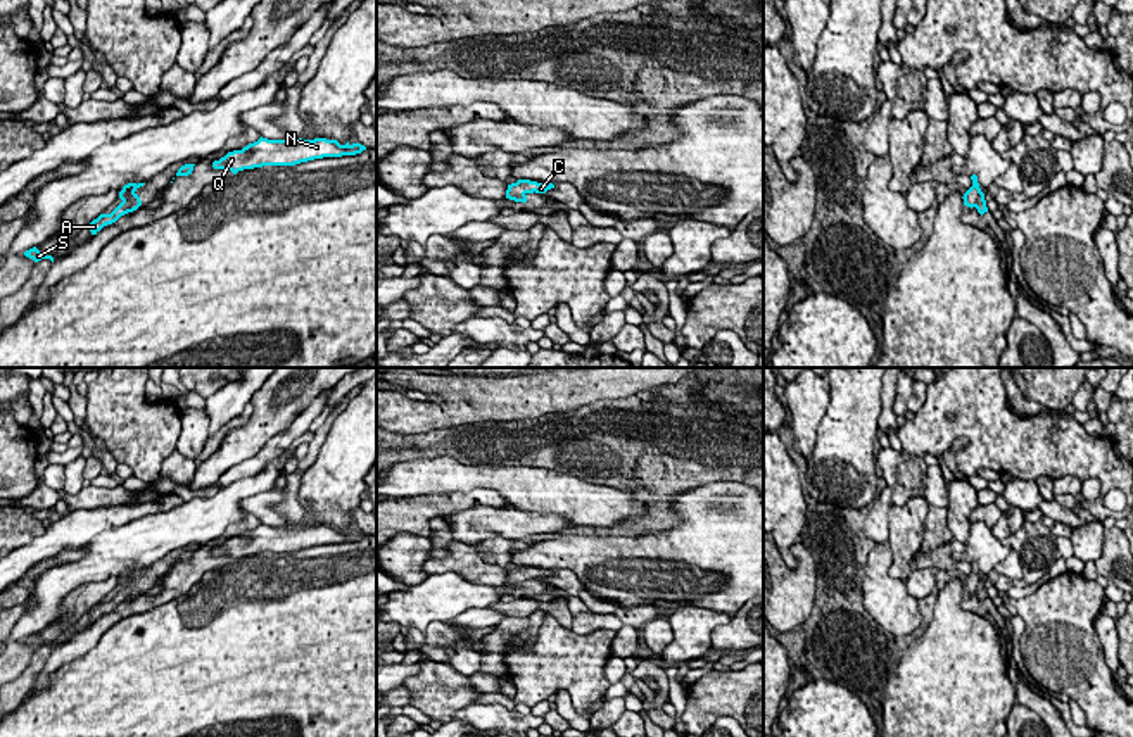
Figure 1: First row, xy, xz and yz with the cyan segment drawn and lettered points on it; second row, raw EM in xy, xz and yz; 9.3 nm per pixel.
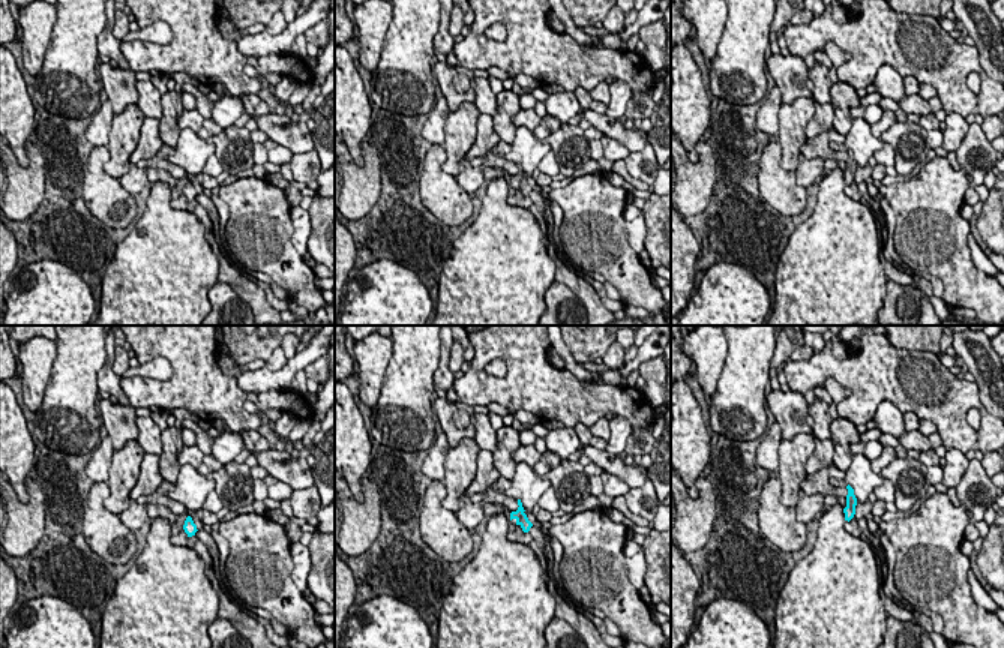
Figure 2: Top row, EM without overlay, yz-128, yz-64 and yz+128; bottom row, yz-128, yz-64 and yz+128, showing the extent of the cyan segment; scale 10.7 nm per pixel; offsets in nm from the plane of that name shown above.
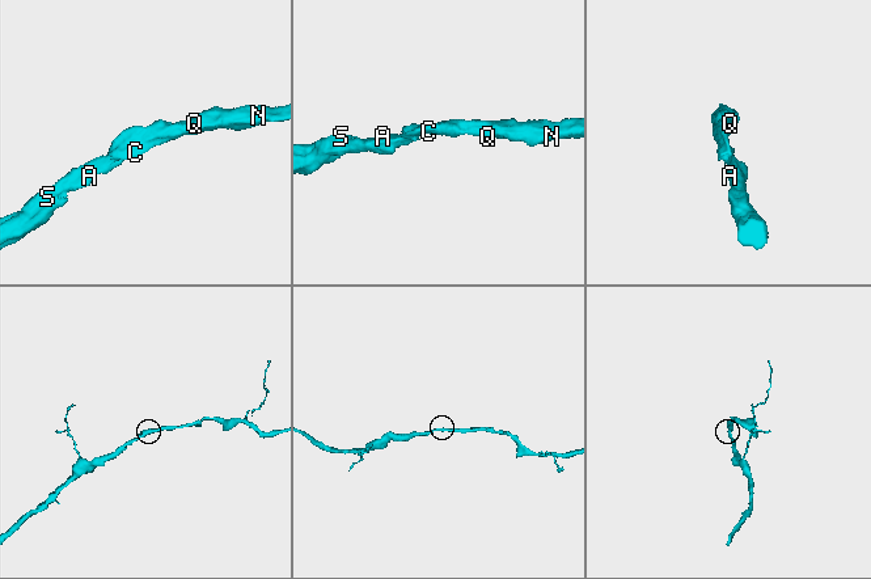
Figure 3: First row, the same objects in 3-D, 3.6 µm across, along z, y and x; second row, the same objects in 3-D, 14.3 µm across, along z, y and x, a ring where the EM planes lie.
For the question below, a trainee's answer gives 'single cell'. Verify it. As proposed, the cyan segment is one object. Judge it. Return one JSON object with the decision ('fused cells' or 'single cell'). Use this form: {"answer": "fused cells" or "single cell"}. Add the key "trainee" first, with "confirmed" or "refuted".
{"trainee": "refuted", "answer": "fused cells"}

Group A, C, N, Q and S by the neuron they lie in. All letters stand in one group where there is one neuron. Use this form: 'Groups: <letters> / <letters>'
Groups: A S / C N Q

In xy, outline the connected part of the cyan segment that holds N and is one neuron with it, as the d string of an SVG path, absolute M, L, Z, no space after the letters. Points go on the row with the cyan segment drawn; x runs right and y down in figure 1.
M259 138L249 143L242 150L228 152L219 161L212 162L214 169L230 169L233 174L244 169L254 169L263 166L295 166L301 162L323 159L356 155L366 150L361 143L340 145L337 140L314 138L314 140L268 140Z

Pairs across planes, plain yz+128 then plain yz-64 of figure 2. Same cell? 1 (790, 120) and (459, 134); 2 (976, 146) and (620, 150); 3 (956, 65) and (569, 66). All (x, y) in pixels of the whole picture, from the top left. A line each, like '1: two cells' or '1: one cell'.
1: one cell
2: two cells
3: one cell

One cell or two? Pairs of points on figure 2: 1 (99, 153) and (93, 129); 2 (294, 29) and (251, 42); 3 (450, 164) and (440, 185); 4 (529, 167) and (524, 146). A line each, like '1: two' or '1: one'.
1: two
2: one
3: two
4: one

